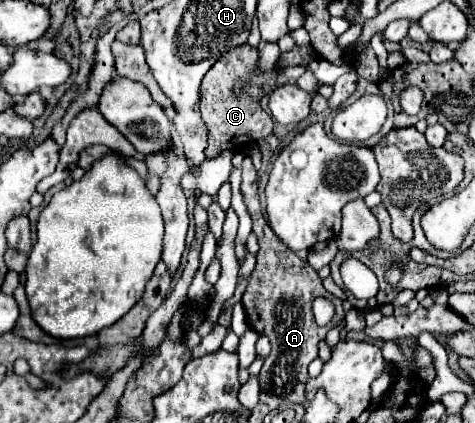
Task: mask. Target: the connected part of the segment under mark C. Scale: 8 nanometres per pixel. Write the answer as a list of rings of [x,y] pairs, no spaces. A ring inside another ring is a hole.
[[[250,45],[234,47],[226,51],[204,75],[200,85],[200,115],[210,129],[210,145],[206,147],[206,159],[218,157],[224,149],[234,147],[236,137],[244,137],[248,143],[256,143],[272,133],[274,121],[272,117],[260,107],[260,99],[276,89],[276,75],[278,69],[290,65],[308,65],[316,57],[316,51],[310,47],[294,47],[292,51],[280,53],[272,71],[258,71],[258,49]],[[238,77],[246,77],[248,83],[242,87],[240,93],[234,91],[234,81]]]

